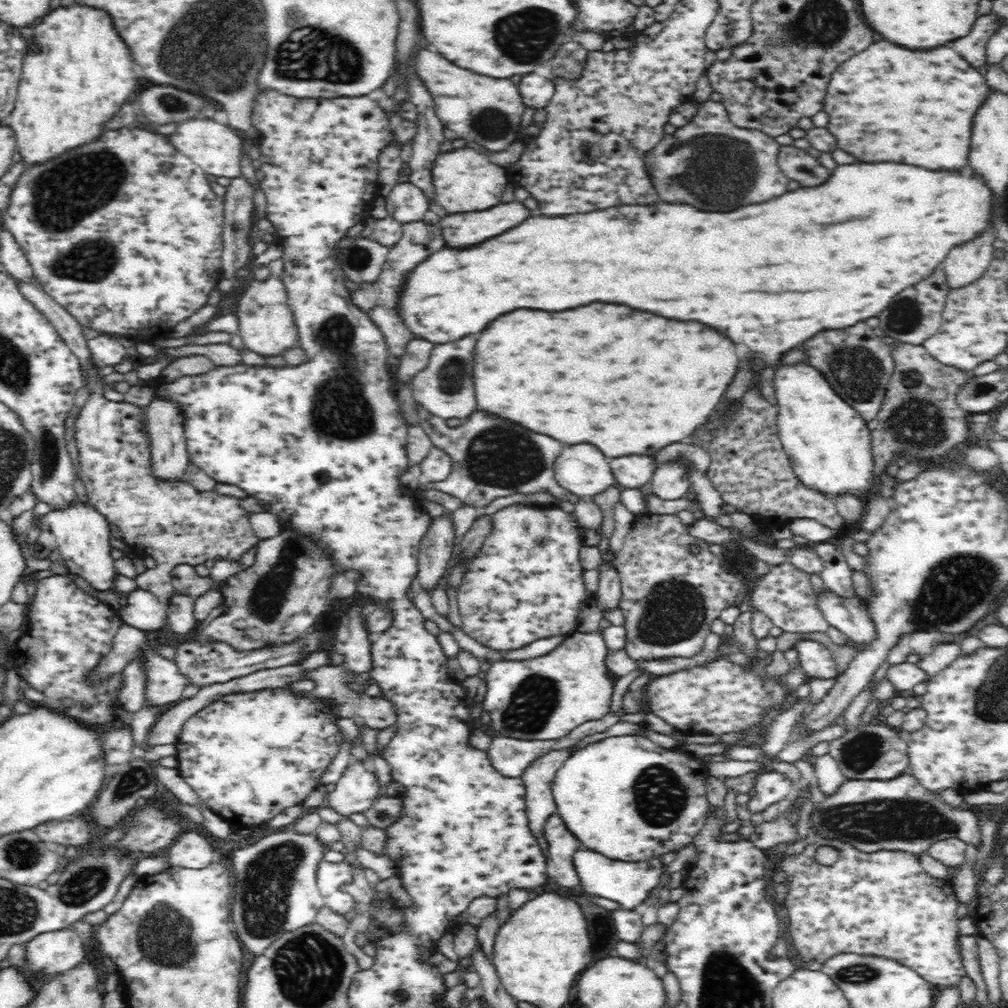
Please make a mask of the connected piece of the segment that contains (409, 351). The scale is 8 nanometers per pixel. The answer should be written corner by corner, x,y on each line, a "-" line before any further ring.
411,339
404,347
403,353
399,356
400,363
394,378
408,382
418,372
424,370
427,367
434,345
427,340

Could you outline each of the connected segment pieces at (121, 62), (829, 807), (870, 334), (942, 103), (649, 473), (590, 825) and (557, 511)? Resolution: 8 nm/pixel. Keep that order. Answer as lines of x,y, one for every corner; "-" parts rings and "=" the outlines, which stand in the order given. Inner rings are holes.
86,4
60,5
48,11
40,24
35,25
34,38
23,56
16,103
7,121
17,138
17,148
26,166
66,152
66,146
80,146
100,136
100,122
106,122
136,90
138,84
132,52
114,26
110,12
=
905,773
892,780
847,779
833,793
826,795
826,798
810,813
809,828
822,838
845,842
866,854
888,850
907,852
917,857
928,854
932,844
936,844
939,840
956,838
963,840
970,847
980,848
985,838
982,822
972,813
970,807
954,810
944,804
940,796
923,790
917,785
915,778
=
855,324
856,328
824,332
816,340
808,340
805,348
808,363
816,365
832,383
836,393
868,423
874,420
882,408
882,402
888,390
895,364
890,353
891,346
885,338
880,338
868,324
=
874,44
866,52
854,55
841,68
832,74
828,91
826,92
824,112
828,114
829,122
826,126
832,134
836,135
838,148
844,152
850,152
858,160
864,162
896,162
896,164
912,164
912,166
922,166
928,170
940,170
940,172
964,172
964,166
968,164
968,154
970,154
970,142
972,142
972,128
974,128
974,118
978,110
986,104
986,100
992,96
992,88
984,80
978,68
974,68
970,62
966,62
956,50
948,46
938,46
932,50
908,50
898,44
=
623,456
610,462
614,477
623,489
642,488
651,481
656,470
656,456
=
610,736
600,742
587,744
574,751
574,754
562,764
556,772
552,784
552,792
557,805
558,814
564,819
568,829
576,835
584,846
592,851
600,852
604,856
612,856
614,860
641,861
653,856
662,856
670,851
678,851
692,842
693,836
701,829
707,817
707,810
710,806
706,797
704,780
708,776
707,765
699,758
689,755
685,750
677,748
666,749
658,746
644,736
=
517,503
500,508
492,515
492,532
470,562
458,590
458,610
462,630
496,655
530,646
551,636
570,636
577,632
580,610
594,600
586,587
580,550
585,537
576,513
557,507

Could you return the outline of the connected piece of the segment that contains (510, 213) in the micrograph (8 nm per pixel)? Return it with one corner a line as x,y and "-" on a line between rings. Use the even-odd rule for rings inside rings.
504,202
484,212
452,214
442,217
438,224
448,244
480,244
484,238
504,234
510,228
520,226
524,220
534,216
524,202

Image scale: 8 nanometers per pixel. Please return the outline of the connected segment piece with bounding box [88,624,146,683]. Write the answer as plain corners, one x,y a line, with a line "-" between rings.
122,625
122,628
114,636
111,654
98,664
94,672
90,672
90,681
97,683
100,679
105,679
108,675
121,672
130,662
137,658
139,646
146,638
146,631
137,629
130,625

